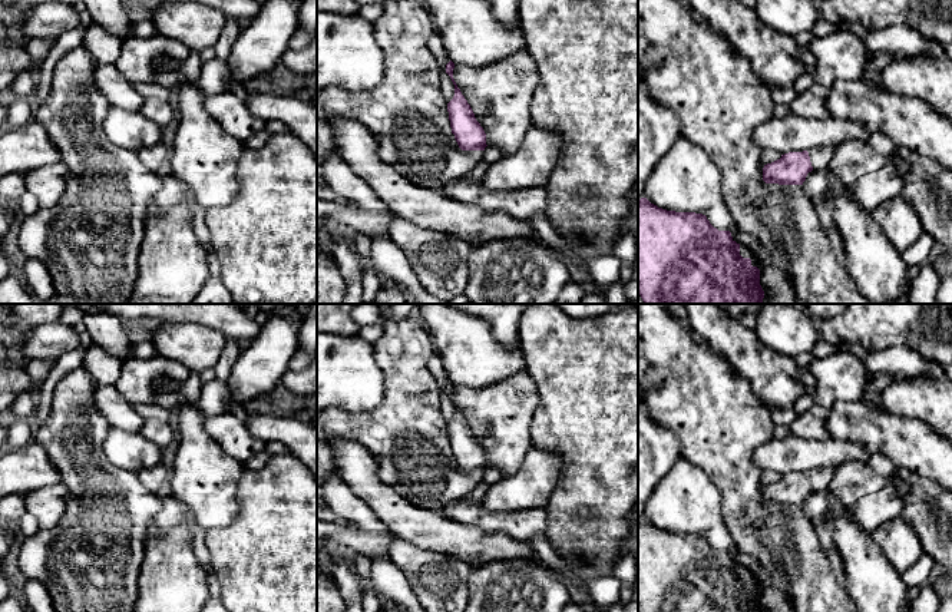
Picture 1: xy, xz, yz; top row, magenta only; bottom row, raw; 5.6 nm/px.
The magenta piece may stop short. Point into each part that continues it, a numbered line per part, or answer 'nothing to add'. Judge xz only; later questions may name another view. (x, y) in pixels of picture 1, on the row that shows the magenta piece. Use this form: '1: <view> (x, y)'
nothing to add

